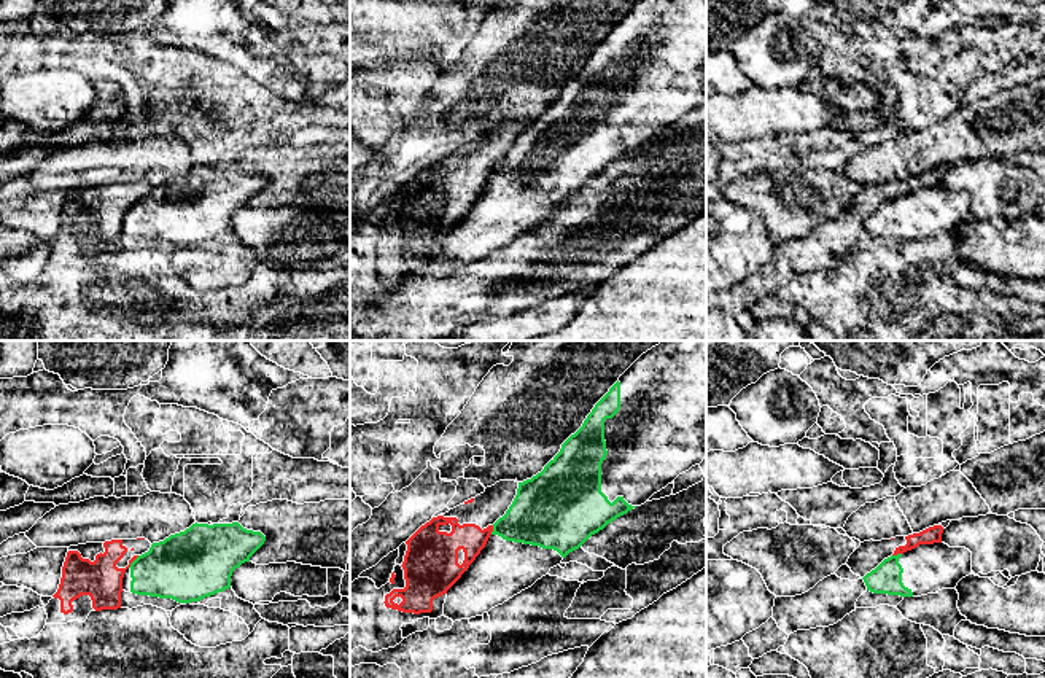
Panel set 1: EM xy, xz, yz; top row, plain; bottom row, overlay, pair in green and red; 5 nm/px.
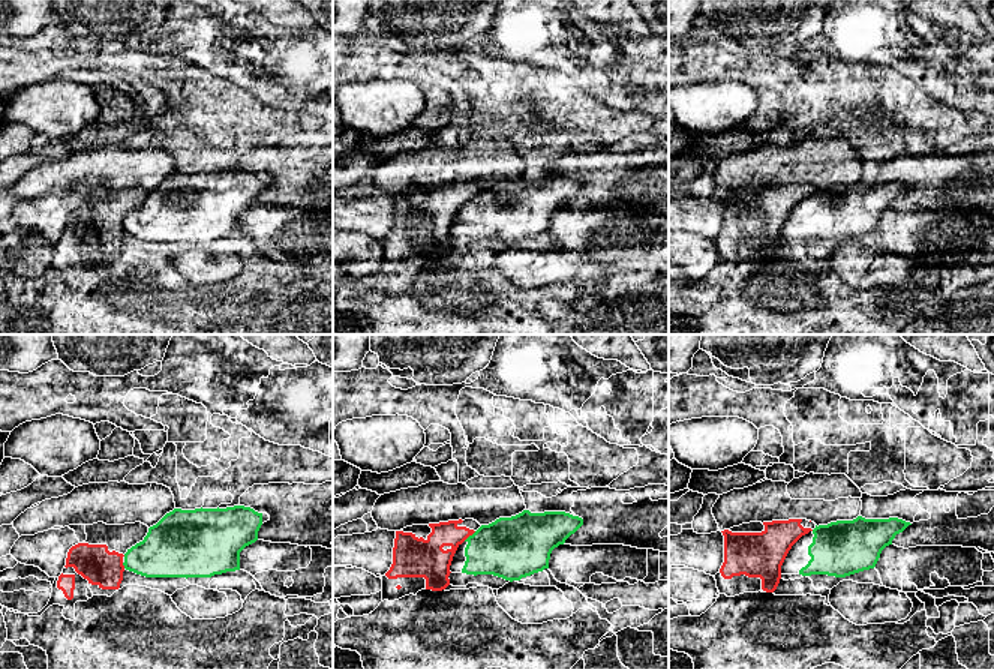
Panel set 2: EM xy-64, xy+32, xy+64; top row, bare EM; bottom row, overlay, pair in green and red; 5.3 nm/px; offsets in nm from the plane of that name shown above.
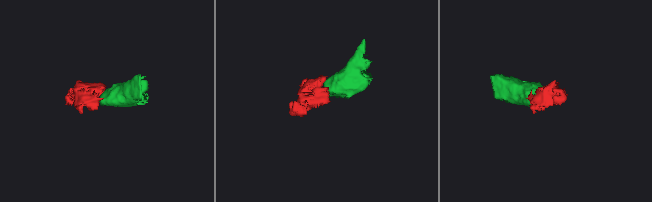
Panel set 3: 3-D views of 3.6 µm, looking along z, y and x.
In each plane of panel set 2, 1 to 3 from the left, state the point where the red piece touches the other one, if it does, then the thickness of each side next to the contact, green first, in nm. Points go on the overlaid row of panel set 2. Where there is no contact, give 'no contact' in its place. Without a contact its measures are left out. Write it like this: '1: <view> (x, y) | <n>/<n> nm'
1: xy-64 (123, 564) | 280/200 nm
2: xy+32 (470, 536) | 340/190 nm
3: no contact

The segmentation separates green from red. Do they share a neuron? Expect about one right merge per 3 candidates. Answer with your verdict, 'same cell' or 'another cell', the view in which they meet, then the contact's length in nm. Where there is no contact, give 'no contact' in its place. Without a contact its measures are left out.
another cell | xy | 90 nm

